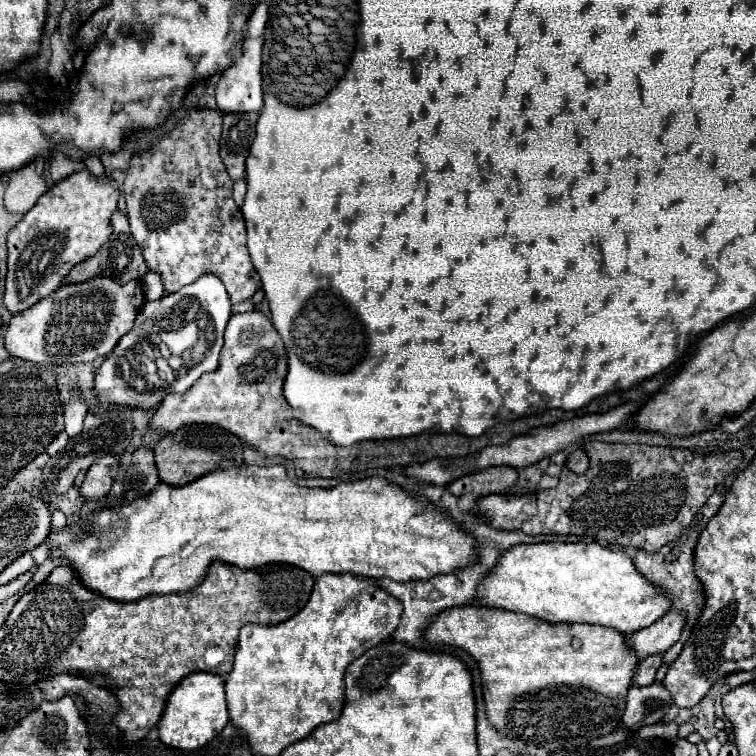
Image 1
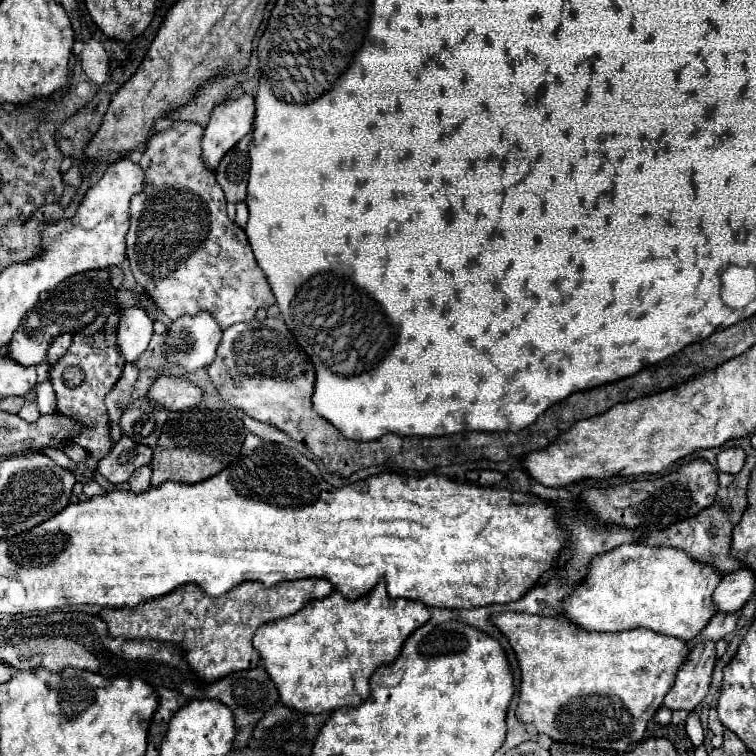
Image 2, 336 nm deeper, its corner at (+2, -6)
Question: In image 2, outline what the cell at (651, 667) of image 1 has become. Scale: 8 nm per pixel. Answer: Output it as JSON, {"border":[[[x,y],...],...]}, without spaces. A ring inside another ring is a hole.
{"border":[[[735,612],[735,614],[715,614],[709,620],[709,624],[697,634],[697,638],[687,642],[687,650],[693,650],[693,646],[699,644],[701,640],[715,640],[717,642],[717,640],[733,634],[737,618],[739,618],[739,612]]]}

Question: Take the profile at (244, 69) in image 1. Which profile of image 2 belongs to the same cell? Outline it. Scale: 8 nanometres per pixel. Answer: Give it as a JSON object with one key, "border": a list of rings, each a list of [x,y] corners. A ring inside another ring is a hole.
{"border":[[[245,92],[239,98],[229,98],[217,104],[211,112],[211,120],[203,136],[203,158],[211,170],[245,134],[251,134],[253,124],[253,94]]]}

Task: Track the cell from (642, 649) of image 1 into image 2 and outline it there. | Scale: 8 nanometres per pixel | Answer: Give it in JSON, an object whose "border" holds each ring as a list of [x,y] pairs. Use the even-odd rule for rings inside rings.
{"border":[[[741,568],[733,574],[721,578],[719,586],[713,592],[713,602],[717,614],[735,614],[743,608],[755,588],[755,576],[749,568]]]}

